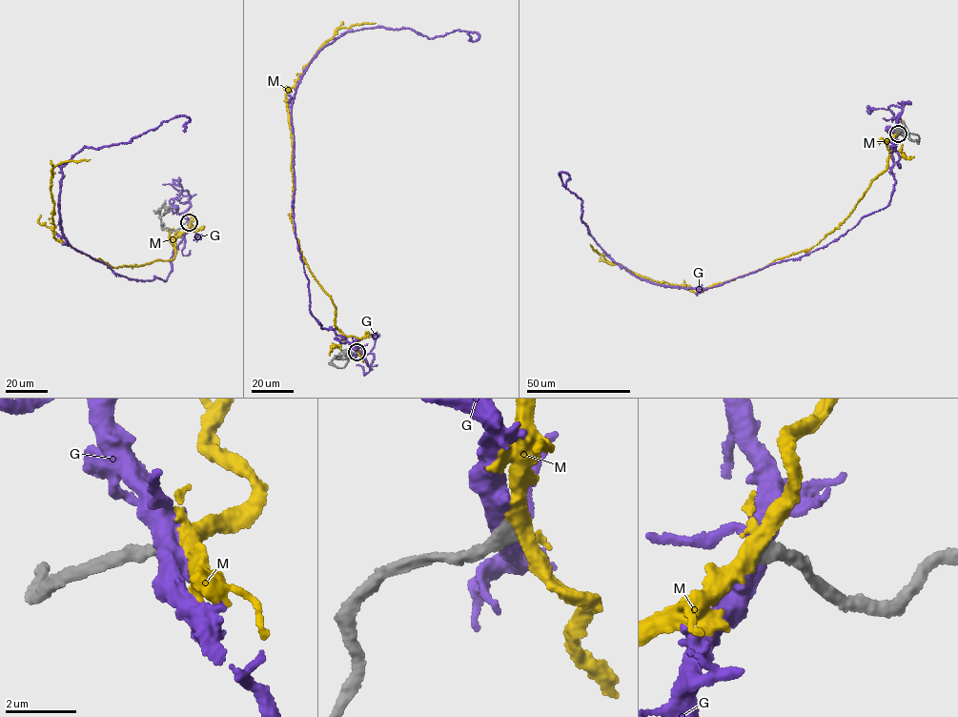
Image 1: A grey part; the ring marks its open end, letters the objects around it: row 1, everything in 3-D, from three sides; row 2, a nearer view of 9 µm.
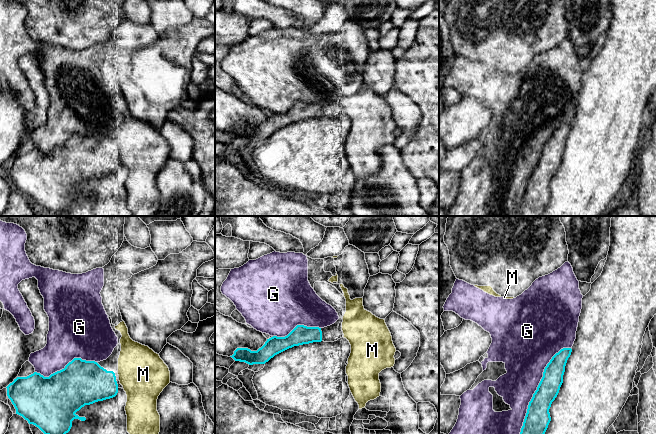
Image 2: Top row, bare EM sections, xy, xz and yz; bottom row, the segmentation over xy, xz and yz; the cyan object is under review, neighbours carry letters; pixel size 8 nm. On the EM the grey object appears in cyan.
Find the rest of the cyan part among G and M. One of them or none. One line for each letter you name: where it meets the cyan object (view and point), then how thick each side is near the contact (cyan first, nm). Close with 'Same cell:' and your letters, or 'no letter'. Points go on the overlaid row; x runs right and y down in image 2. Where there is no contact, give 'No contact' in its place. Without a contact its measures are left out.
M: No contact
Same cell: M

